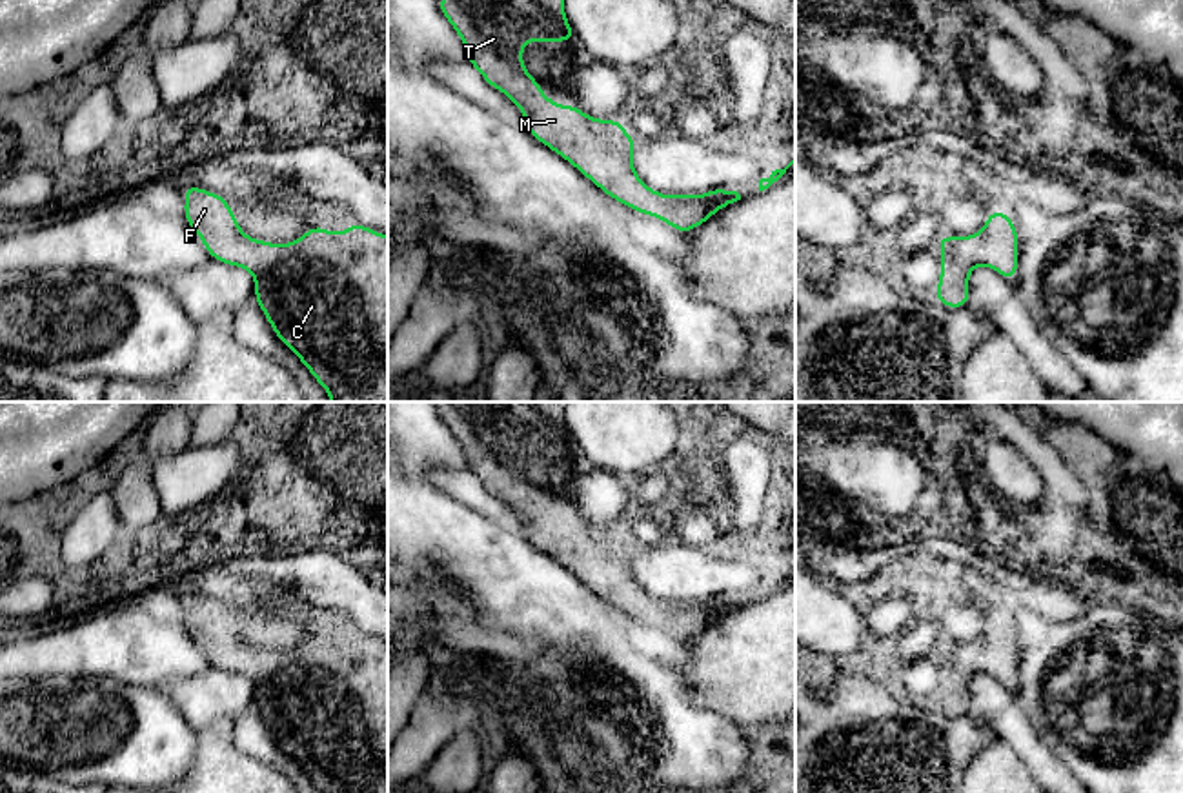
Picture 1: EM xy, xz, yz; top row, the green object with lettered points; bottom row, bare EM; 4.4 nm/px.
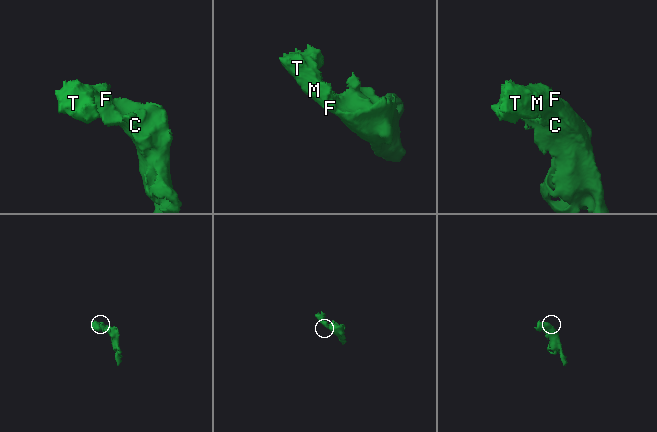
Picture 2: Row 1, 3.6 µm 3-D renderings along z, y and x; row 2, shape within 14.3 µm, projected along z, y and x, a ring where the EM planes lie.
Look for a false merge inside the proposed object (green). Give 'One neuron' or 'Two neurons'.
One neuron

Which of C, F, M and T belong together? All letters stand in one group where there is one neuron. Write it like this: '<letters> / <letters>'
C F M T

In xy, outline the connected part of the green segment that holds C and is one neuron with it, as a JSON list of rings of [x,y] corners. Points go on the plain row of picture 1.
[[[184,591],[184,624],[189,635],[200,644],[206,658],[213,668],[224,669],[233,675],[248,677],[255,686],[255,709],[266,722],[273,740],[284,749],[284,753],[298,764],[308,775],[313,786],[320,793],[388,793],[388,644],[373,638],[359,629],[351,629],[348,638],[329,640],[328,635],[309,635],[298,647],[289,651],[273,651],[251,646],[242,640],[242,633],[237,629],[237,622],[228,613],[228,604],[218,604],[213,598]]]

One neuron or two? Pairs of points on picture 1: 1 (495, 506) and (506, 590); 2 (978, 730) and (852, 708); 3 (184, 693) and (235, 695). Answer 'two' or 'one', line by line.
1: two
2: one
3: one

